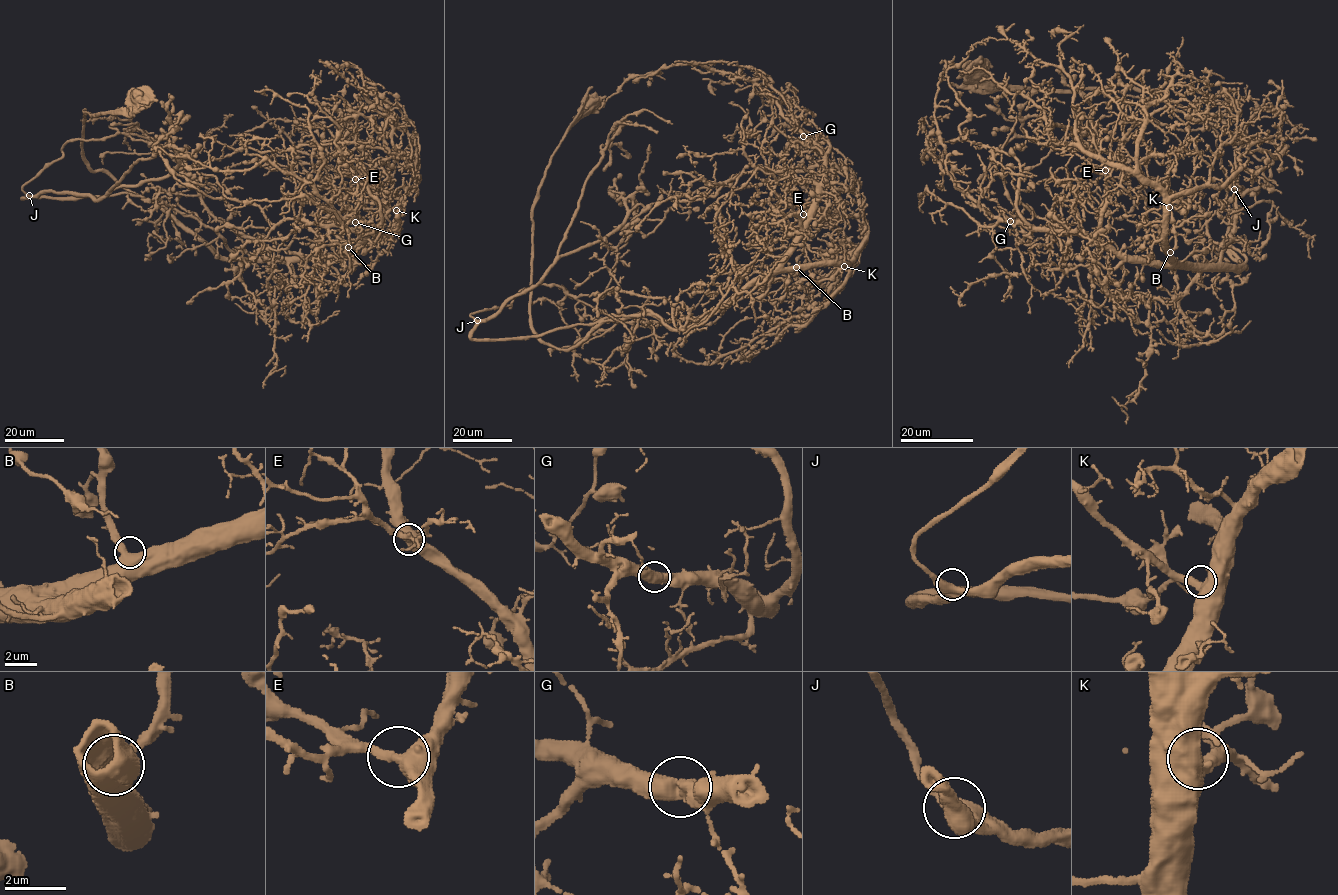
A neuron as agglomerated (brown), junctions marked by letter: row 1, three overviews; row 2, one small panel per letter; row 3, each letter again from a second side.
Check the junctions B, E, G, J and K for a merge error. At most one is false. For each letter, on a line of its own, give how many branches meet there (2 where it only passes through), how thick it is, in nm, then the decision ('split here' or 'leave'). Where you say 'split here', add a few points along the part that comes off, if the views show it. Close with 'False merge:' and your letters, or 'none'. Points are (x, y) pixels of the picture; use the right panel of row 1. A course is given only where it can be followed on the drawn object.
B: 2 | 600 nm | leave
E: 2 | 480 nm | leave
G: 2 | 600 nm | leave
J: 2 | 550 nm | leave
K: 2 | 550 nm | leave
False merge: none

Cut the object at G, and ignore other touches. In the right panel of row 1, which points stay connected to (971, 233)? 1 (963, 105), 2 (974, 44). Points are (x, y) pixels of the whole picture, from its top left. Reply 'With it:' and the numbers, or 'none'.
With it: none

